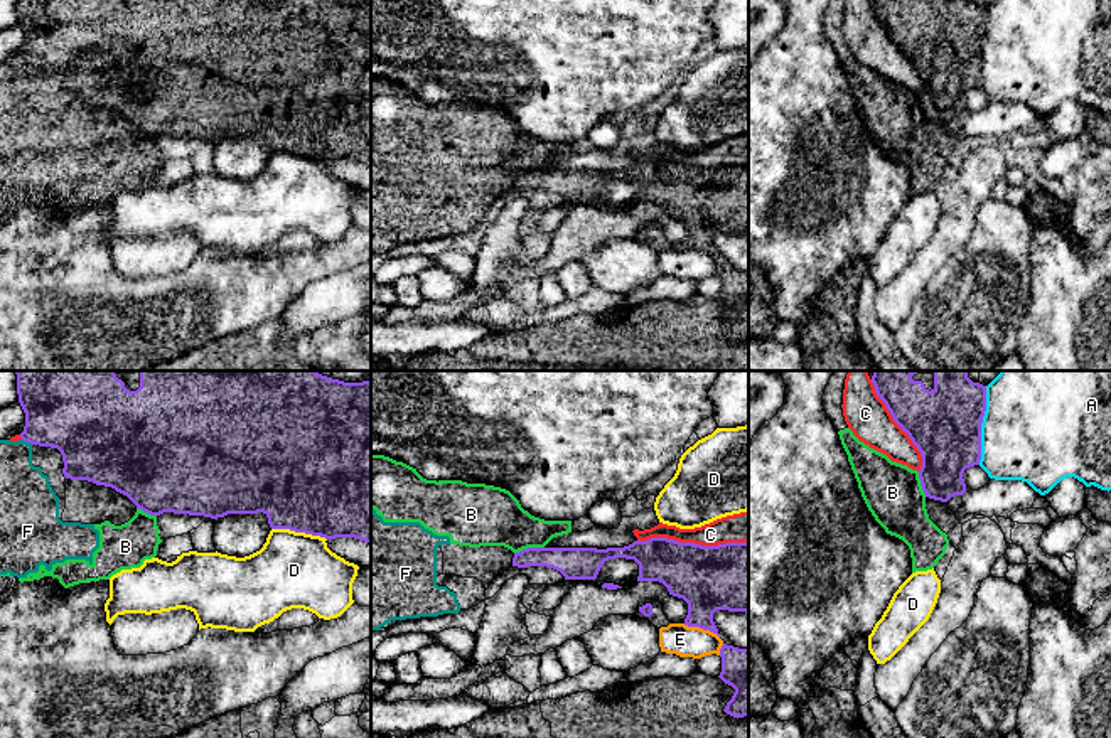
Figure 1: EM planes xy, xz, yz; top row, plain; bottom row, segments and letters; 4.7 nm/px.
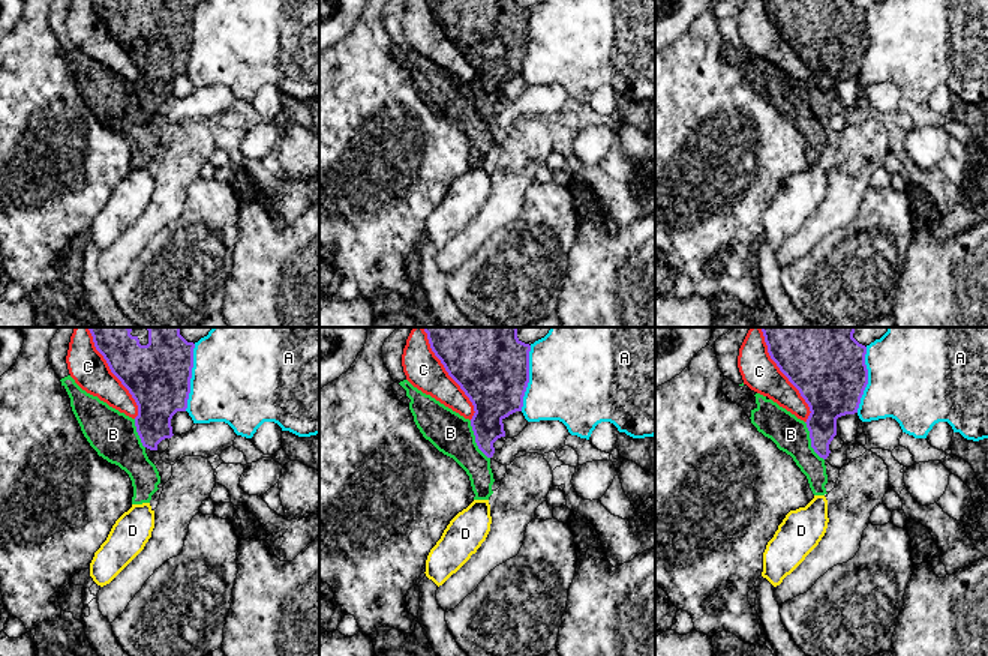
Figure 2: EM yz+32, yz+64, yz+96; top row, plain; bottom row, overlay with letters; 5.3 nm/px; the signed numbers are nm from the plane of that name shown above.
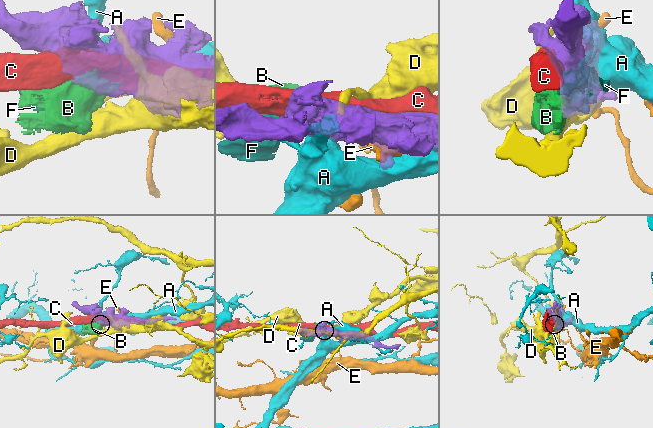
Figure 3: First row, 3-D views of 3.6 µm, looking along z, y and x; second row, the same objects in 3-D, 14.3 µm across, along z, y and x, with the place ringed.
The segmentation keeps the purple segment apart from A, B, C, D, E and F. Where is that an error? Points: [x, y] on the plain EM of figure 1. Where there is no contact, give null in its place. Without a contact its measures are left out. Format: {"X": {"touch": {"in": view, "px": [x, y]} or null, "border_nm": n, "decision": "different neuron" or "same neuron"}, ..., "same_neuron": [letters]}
{"A": {"touch": {"in": "yz", "px": [980, 48]}, "border_nm": 380, "decision": "different neuron"}, "B": {"touch": {"in": "xz", "px": [528, 171]}, "border_nm": 150, "decision": "different neuron"}, "C": {"touch": {"in": "xz", "px": [693, 165]}, "border_nm": 550, "decision": "different neuron"}, "D": {"touch": {"in": "xy", "px": [299, 154]}, "border_nm": 280, "decision": "different neuron"}, "E": {"touch": {"in": "xz", "px": [702, 250]}, "border_nm": 190, "decision": "different neuron"}, "F": {"touch": {"in": "xy", "px": [27, 64]}, "border_nm": 60, "decision": "different neuron"}, "same_neuron": []}

